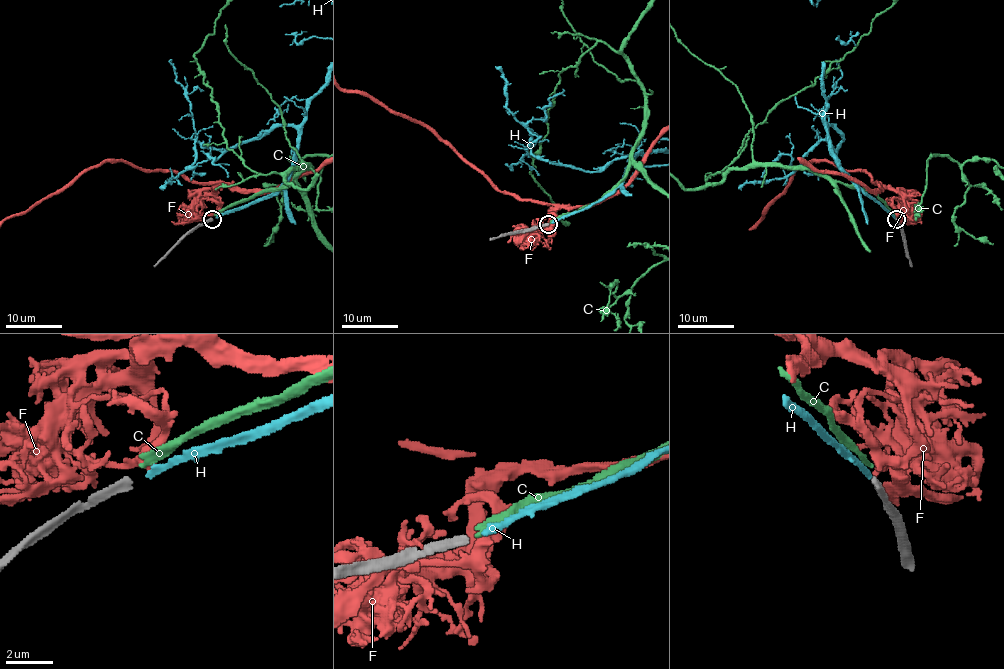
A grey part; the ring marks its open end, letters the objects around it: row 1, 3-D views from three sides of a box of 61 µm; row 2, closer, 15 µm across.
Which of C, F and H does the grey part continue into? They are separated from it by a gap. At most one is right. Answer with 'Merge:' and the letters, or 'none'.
Merge: H

